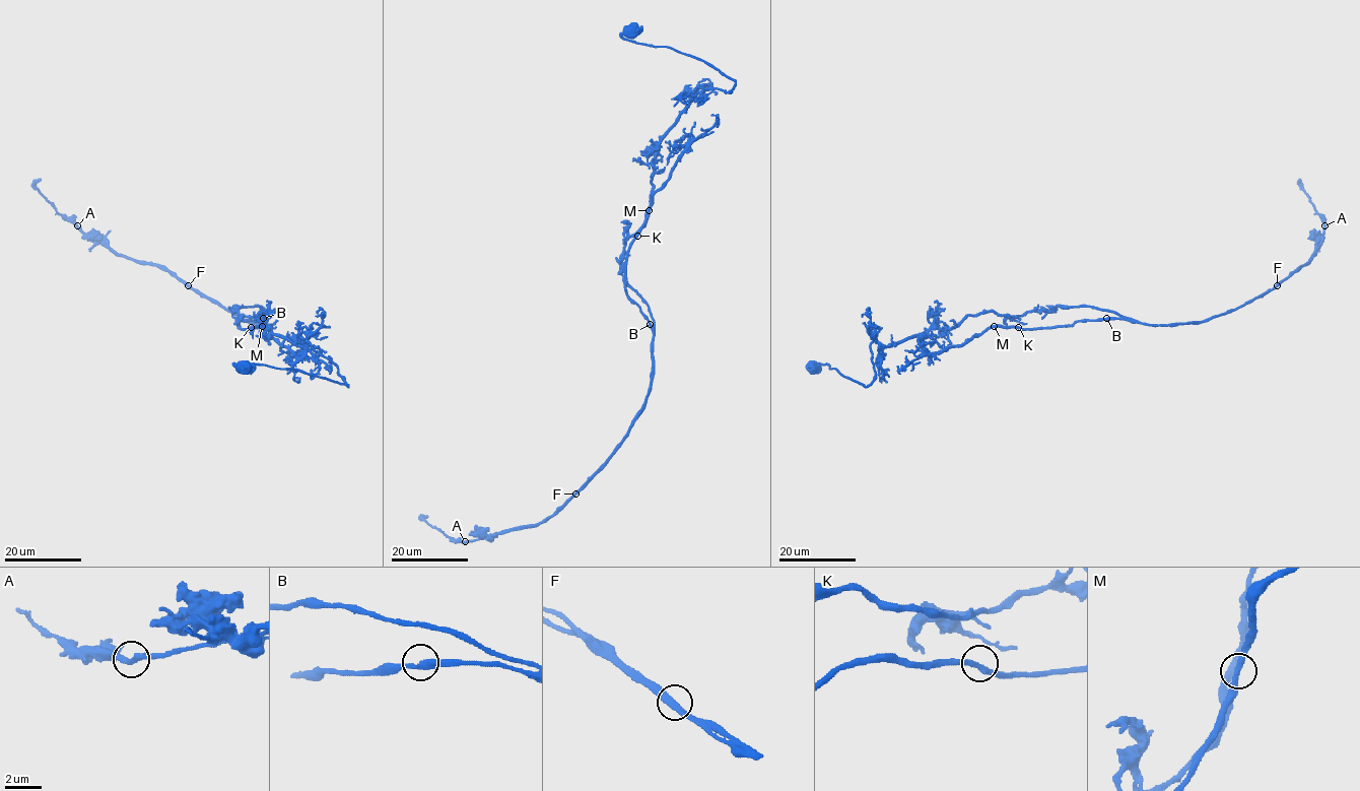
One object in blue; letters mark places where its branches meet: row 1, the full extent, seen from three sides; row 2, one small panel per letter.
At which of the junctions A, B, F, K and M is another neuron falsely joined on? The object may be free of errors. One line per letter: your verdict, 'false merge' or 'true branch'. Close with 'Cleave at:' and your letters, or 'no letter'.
A: true branch
B: true branch
F: false merge
K: true branch
M: true branch
Cleave at: F

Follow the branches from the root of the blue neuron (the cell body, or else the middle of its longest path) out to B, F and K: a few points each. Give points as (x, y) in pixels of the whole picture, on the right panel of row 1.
B: (814, 368), (827, 365), (868, 386), (873, 341), (892, 346), (989, 312), (1093, 307), (1123, 317), (1106, 318)
F: (814, 368), (868, 386), (873, 341), (892, 346), (968, 315), (1065, 306), (1204, 322), (1277, 285)
K: (814, 368), (827, 365), (868, 386), (873, 341), (892, 346), (989, 312), (1093, 307), (1123, 317), (1018, 327)

